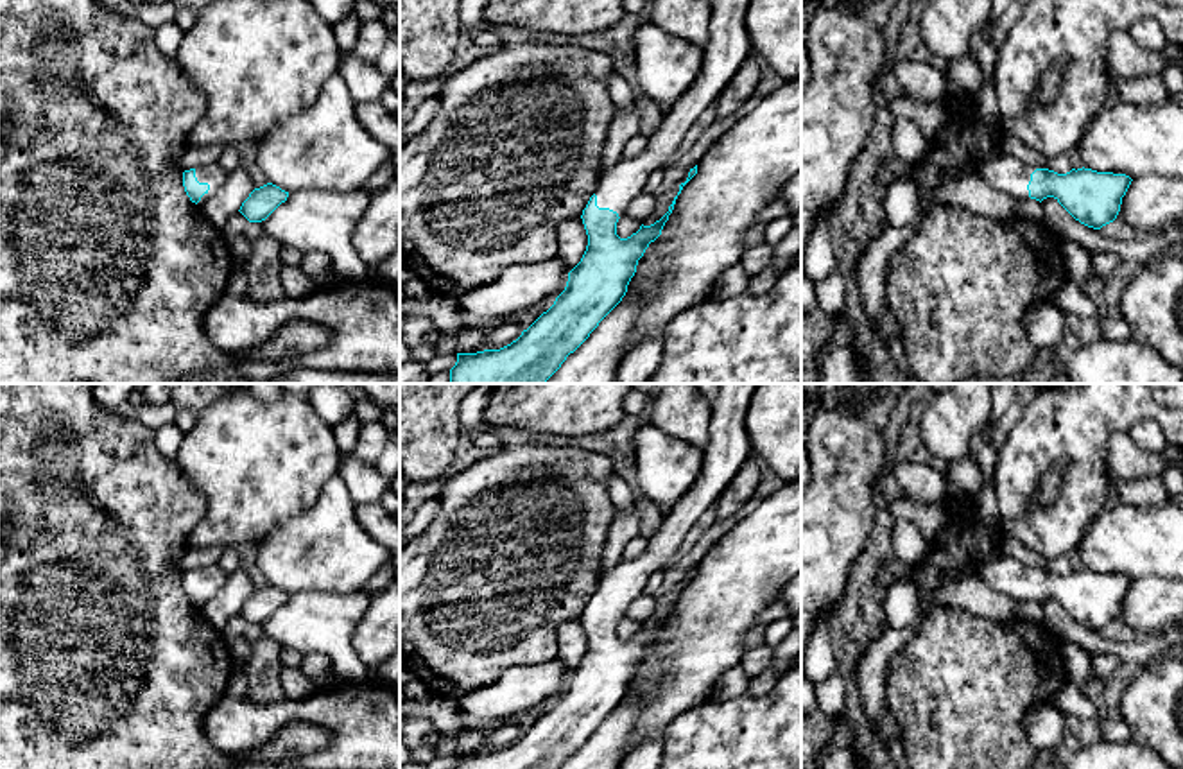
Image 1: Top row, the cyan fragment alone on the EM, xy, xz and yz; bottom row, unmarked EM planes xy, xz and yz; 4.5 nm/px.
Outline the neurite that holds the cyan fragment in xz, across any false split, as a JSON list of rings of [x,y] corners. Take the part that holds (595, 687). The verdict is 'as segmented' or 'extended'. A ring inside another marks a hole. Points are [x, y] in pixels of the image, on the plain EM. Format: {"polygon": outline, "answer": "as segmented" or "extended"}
{"polygon": [[[719,384],[717,396],[710,400],[710,441],[703,448],[704,461],[695,484],[681,500],[665,511],[660,531],[649,540],[645,552],[635,559],[622,559],[609,572],[604,572],[593,597],[583,611],[583,626],[588,636],[588,647],[581,663],[568,674],[565,692],[554,706],[543,713],[522,737],[500,751],[484,751],[477,755],[457,755],[453,769],[561,769],[599,728],[599,724],[622,703],[627,687],[636,674],[638,661],[651,644],[654,644],[674,611],[676,601],[669,613],[651,627],[640,627],[627,640],[617,636],[617,624],[626,615],[627,606],[643,593],[649,577],[665,568],[670,557],[679,550],[686,532],[715,504],[721,493],[733,480],[740,466],[753,455],[749,436],[746,432],[746,414],[758,384]]], "answer": "extended"}

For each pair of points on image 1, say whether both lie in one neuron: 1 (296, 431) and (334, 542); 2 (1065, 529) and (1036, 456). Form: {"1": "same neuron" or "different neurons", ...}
{"1": "different neurons", "2": "same neuron"}

